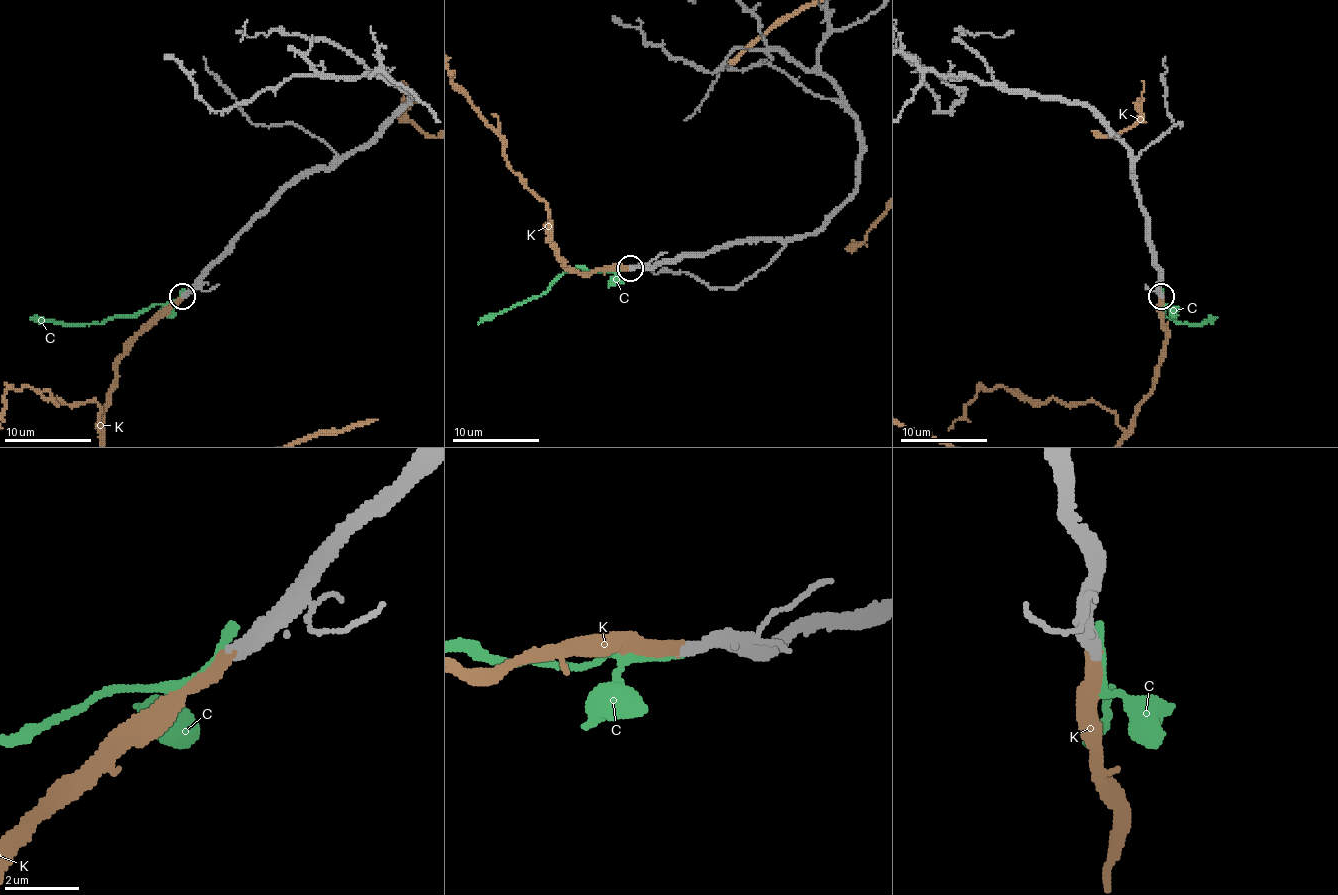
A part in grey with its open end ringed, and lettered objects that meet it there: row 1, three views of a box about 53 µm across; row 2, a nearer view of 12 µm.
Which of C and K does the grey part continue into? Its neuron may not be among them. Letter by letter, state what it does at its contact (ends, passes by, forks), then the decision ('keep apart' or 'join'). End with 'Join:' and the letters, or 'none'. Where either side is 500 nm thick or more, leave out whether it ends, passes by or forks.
C: it ends there; keep apart
K: it ends there; join
Join: K

